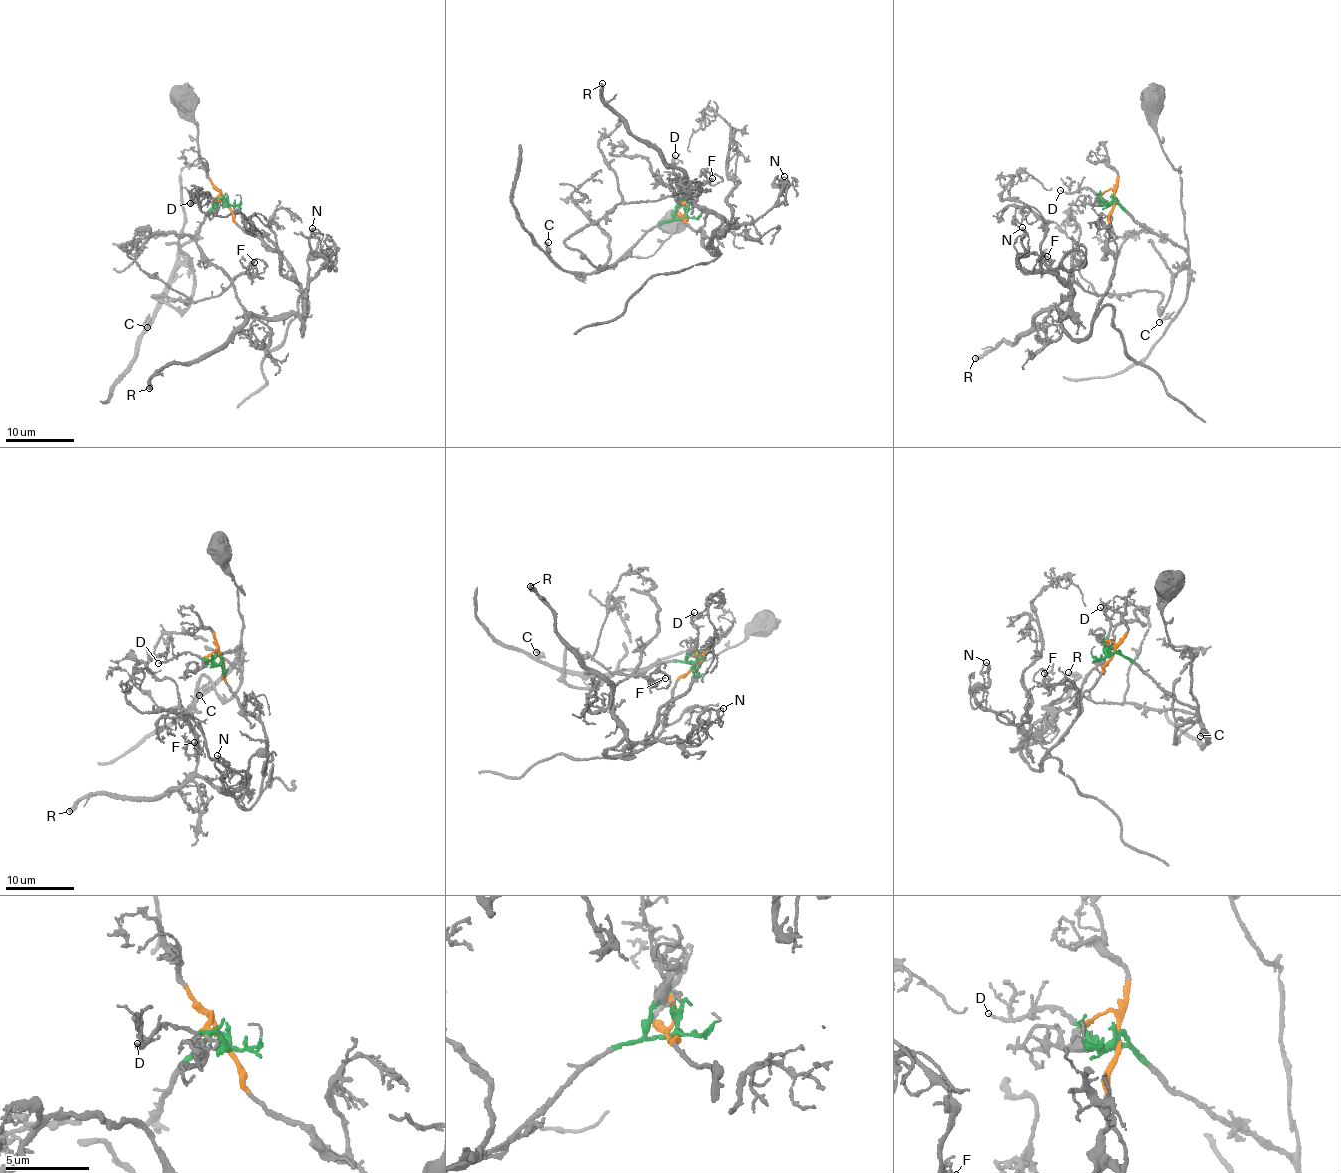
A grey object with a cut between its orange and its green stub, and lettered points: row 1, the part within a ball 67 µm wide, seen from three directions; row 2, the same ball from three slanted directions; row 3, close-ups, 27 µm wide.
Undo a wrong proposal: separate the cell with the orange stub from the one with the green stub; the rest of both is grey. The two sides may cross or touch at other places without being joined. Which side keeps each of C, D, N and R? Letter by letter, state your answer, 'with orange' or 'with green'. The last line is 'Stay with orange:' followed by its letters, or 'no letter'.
C: with green
D: with green
N: with orange
R: with orange
Stay with orange: N, R

